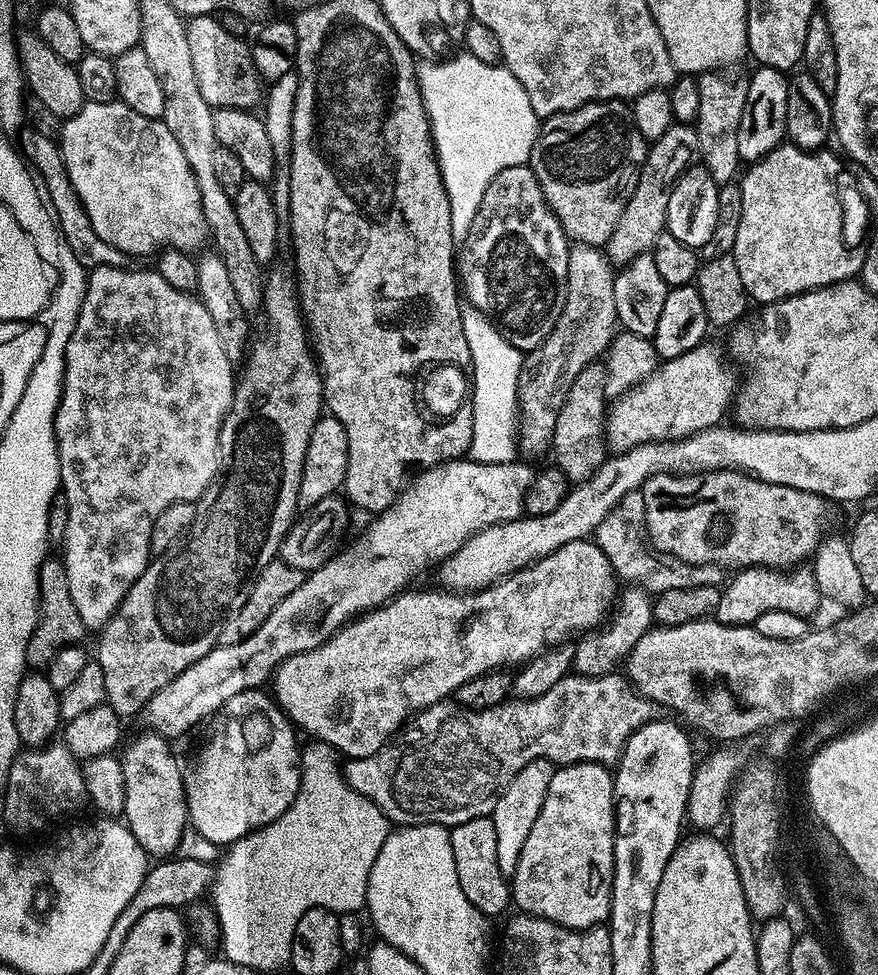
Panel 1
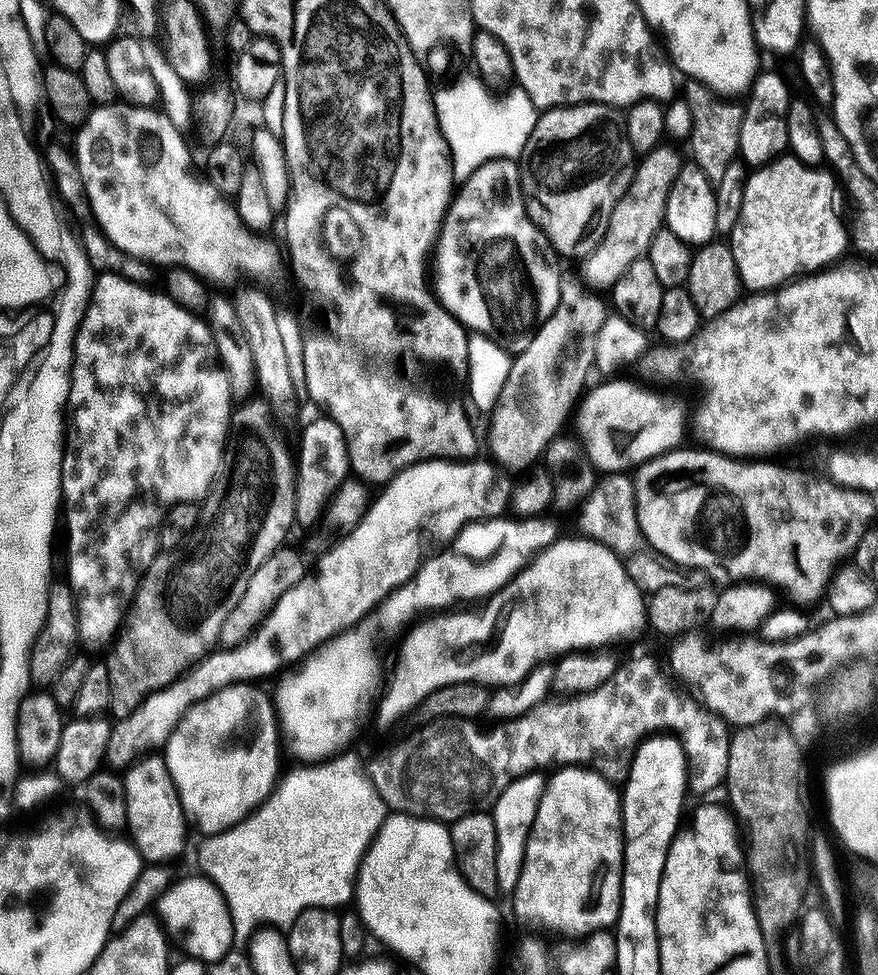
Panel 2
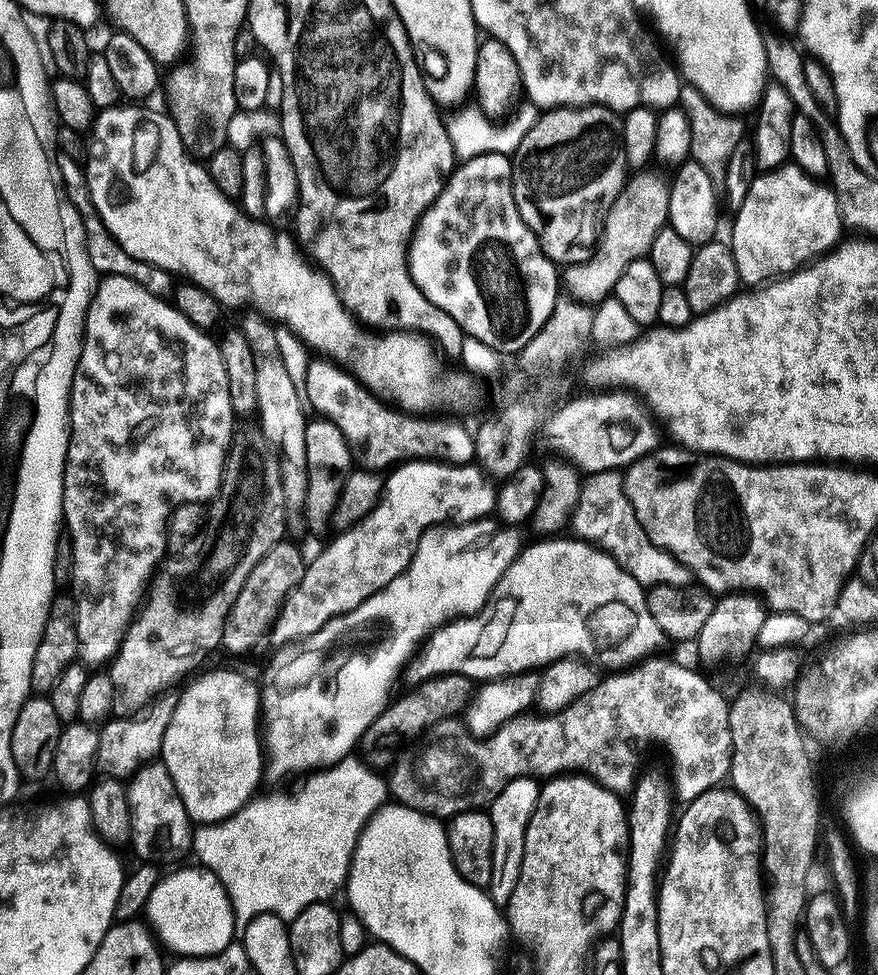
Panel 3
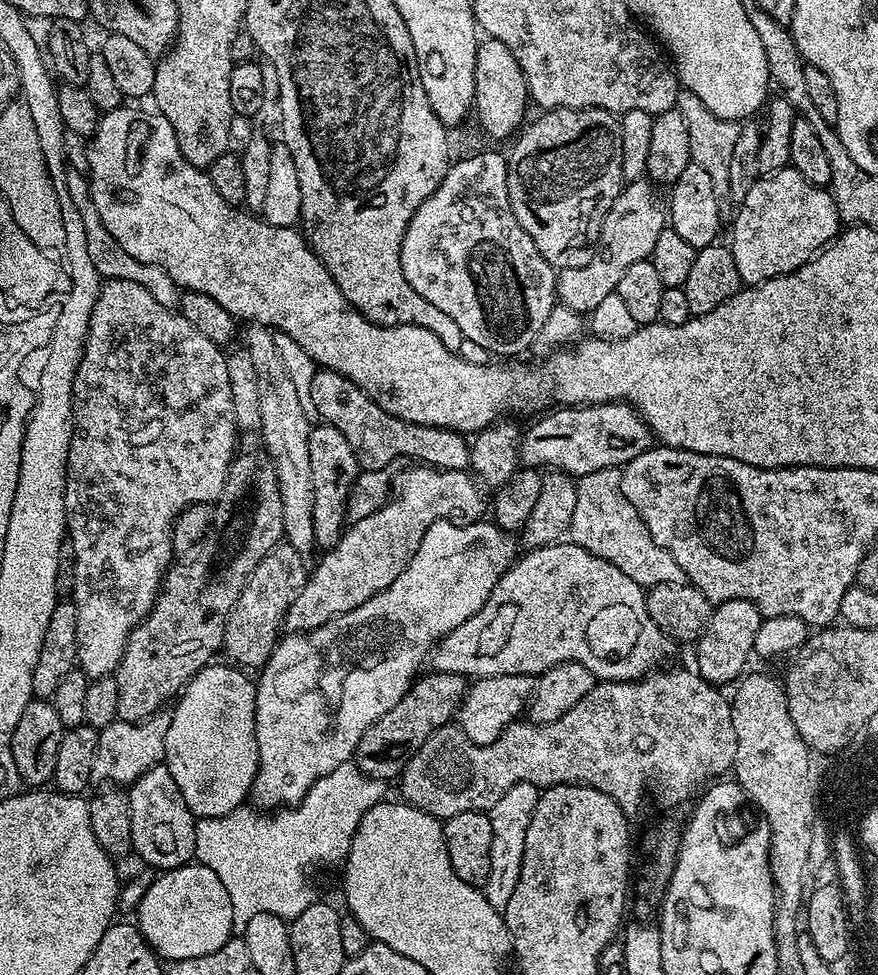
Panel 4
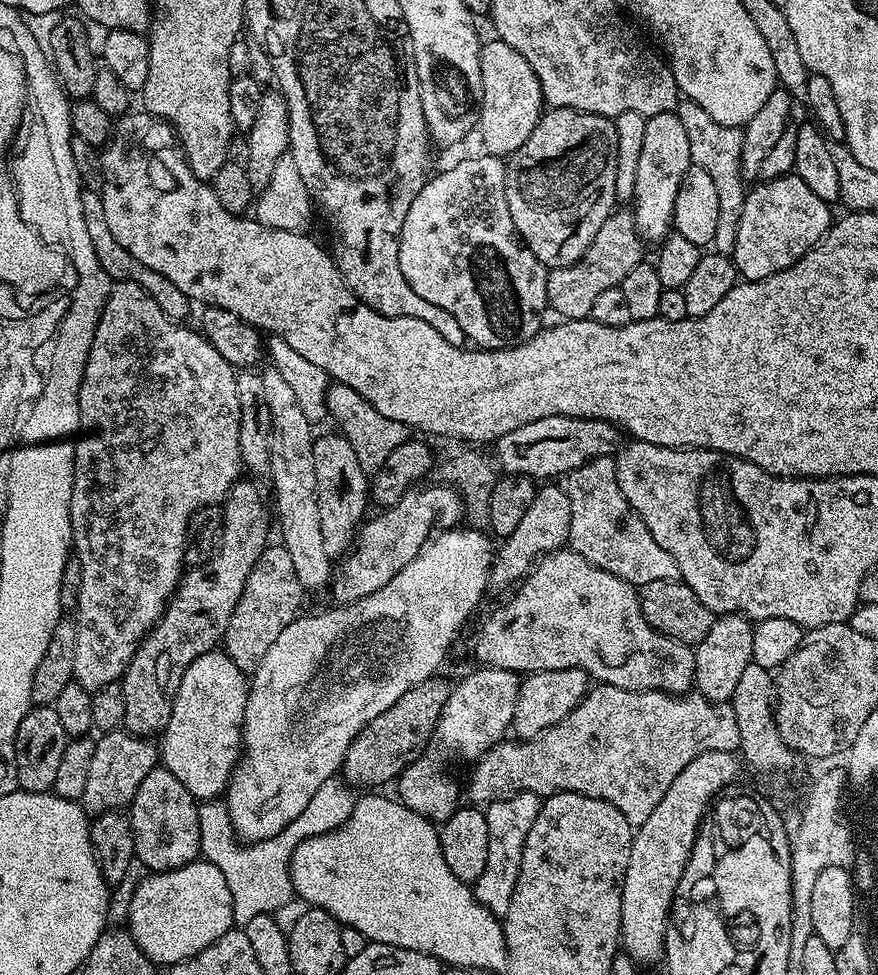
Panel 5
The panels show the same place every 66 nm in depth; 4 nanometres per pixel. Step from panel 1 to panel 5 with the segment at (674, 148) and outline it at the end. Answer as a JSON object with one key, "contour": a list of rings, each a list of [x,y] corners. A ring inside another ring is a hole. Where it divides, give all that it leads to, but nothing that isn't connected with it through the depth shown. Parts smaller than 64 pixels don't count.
{"contour":[[[614,210],[606,218],[606,222],[602,222],[602,230],[598,230],[598,234],[594,234],[594,242],[586,250],[586,254],[578,262],[574,262],[570,266],[565,268],[554,268],[549,271],[548,281],[546,282],[546,294],[548,295],[548,307],[554,313],[557,312],[557,317],[563,318],[564,320],[586,320],[591,317],[592,311],[594,310],[594,302],[598,299],[599,295],[605,290],[611,288],[619,288],[622,278],[626,278],[626,274],[630,274],[630,270],[634,270],[634,266],[638,266],[645,259],[644,247],[646,247],[645,241],[642,239],[640,231],[636,228],[636,217],[631,211],[620,212],[621,210]]]}

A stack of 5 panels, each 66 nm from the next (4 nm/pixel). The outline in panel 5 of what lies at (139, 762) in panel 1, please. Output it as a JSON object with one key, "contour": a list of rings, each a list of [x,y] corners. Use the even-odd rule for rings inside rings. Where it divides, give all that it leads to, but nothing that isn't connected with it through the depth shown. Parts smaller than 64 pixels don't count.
{"contour":[[[157,766],[142,778],[142,786],[138,786],[130,805],[130,819],[135,859],[139,863],[141,860],[153,873],[186,867],[197,859],[195,856],[201,855],[198,802],[168,768]]]}

